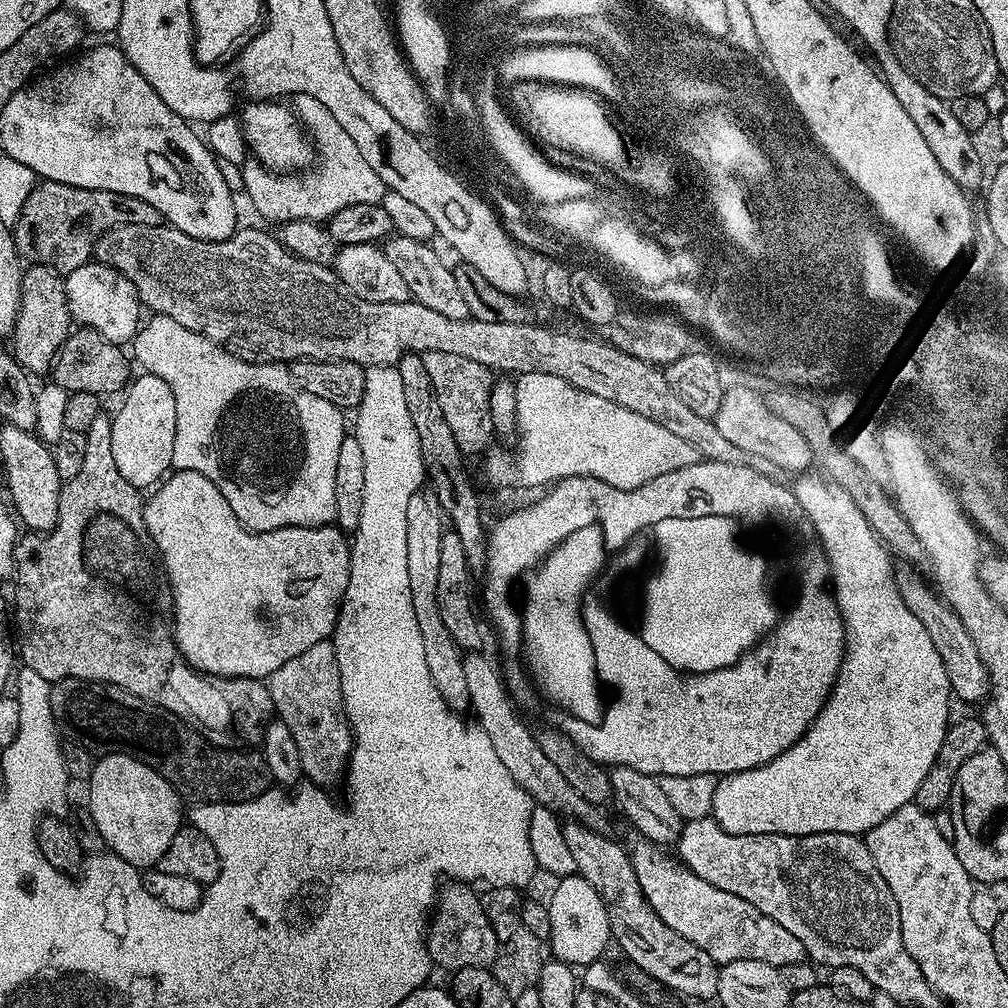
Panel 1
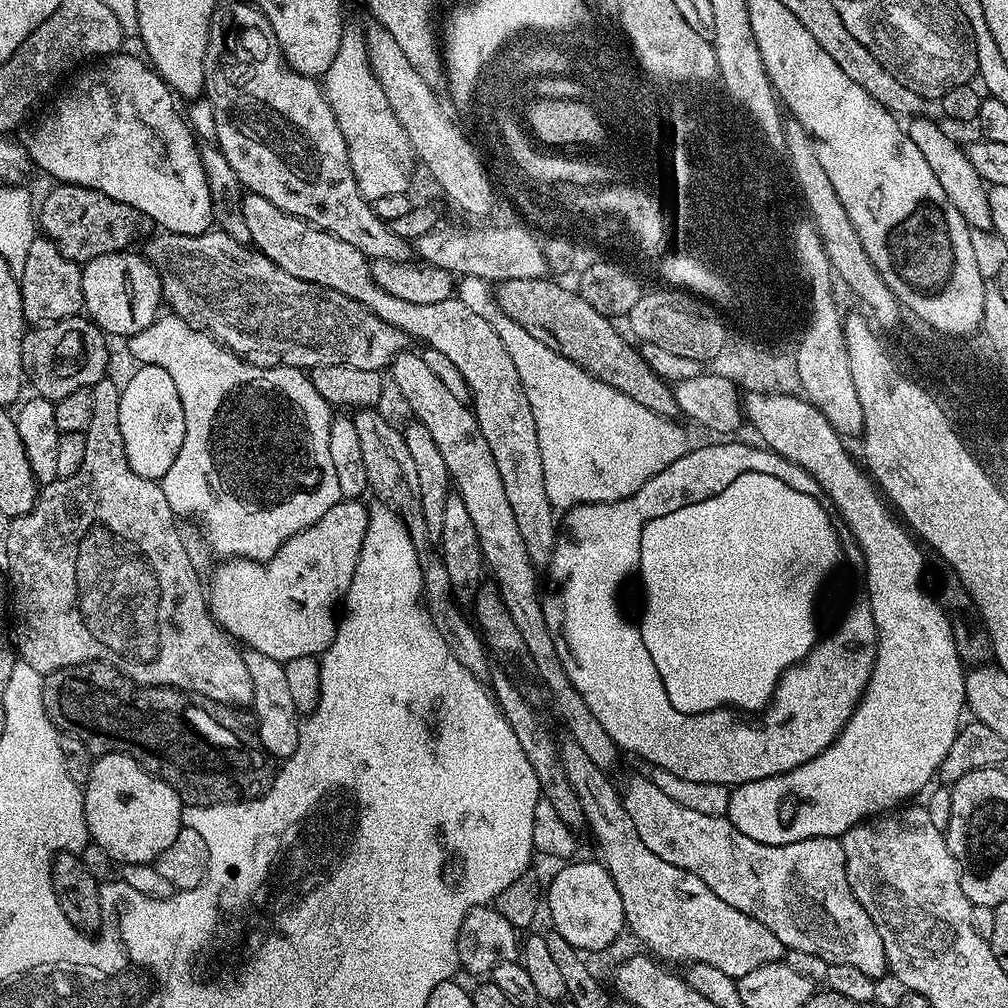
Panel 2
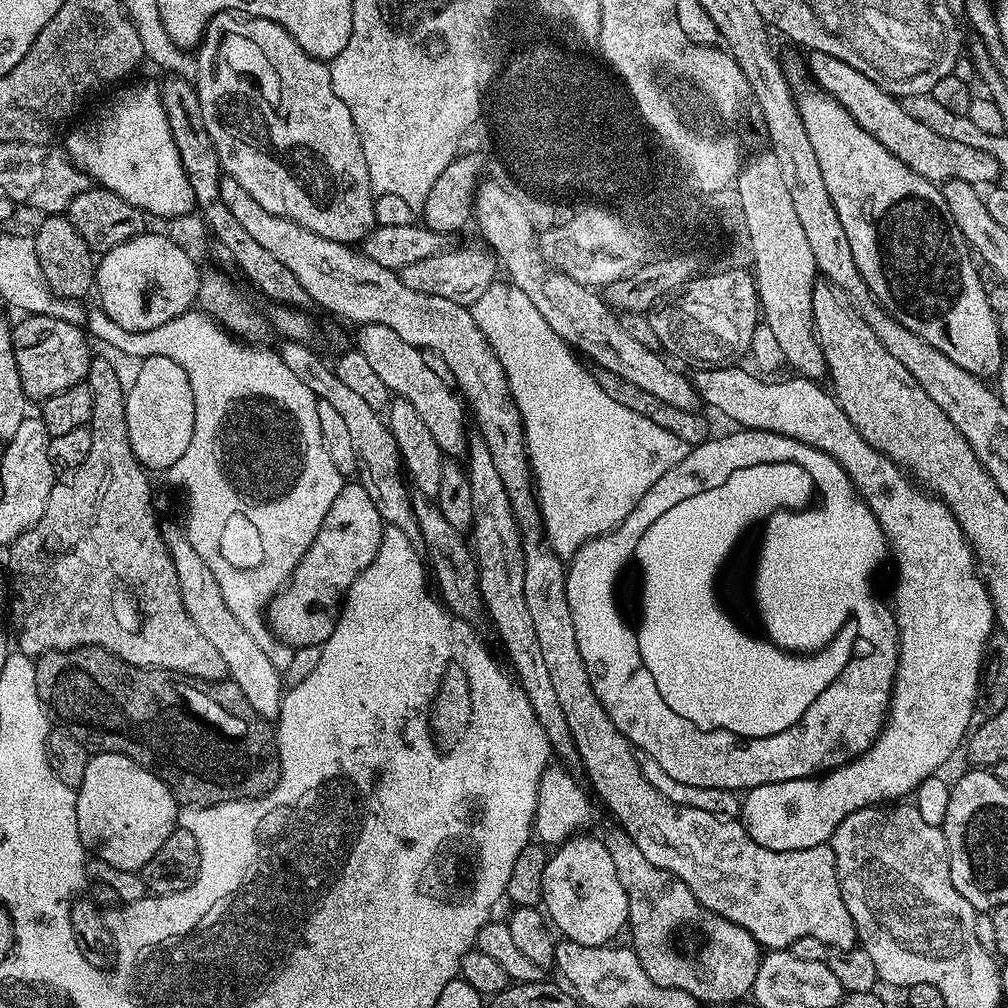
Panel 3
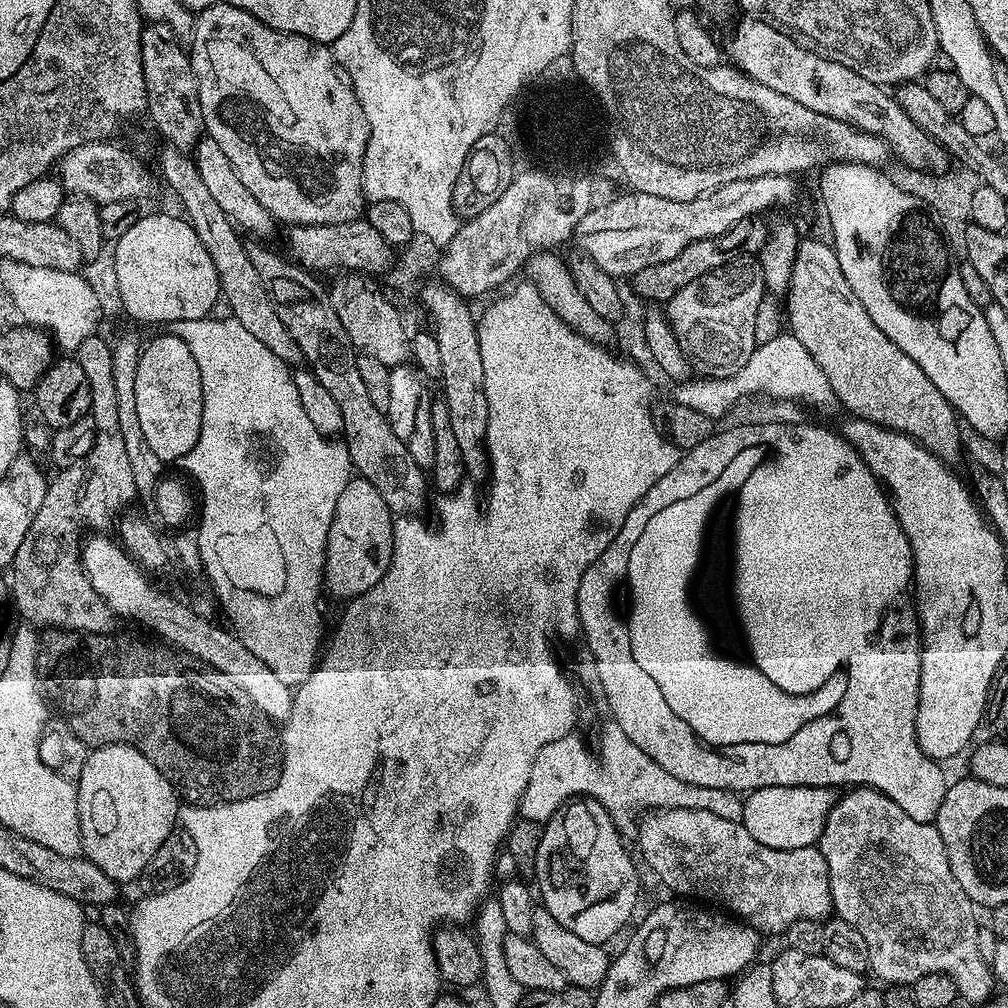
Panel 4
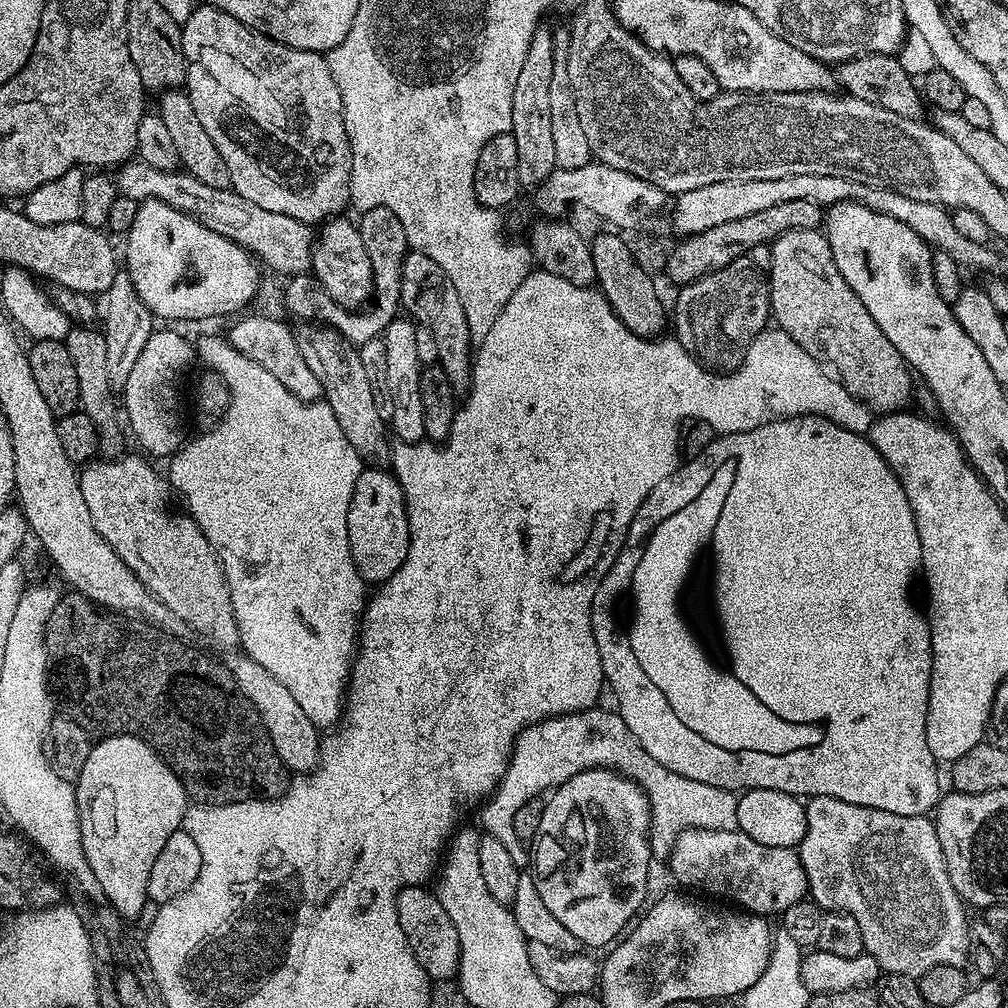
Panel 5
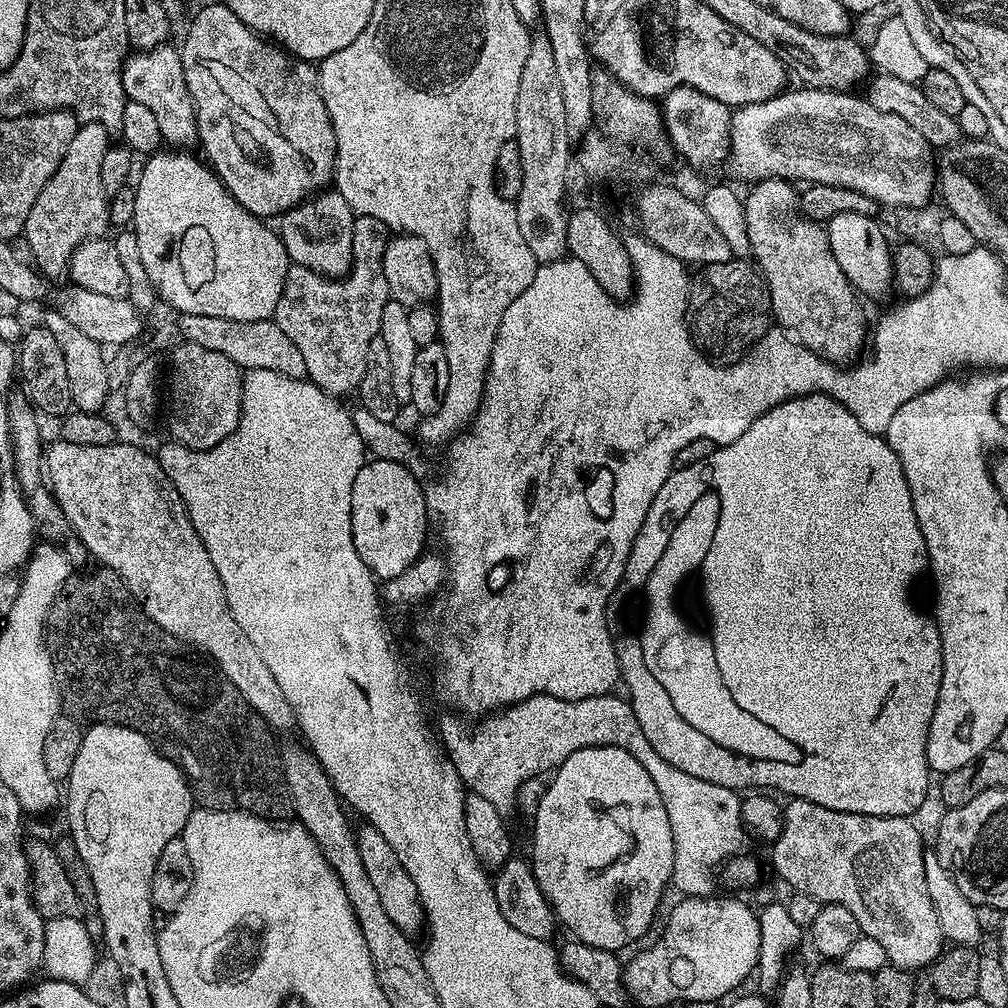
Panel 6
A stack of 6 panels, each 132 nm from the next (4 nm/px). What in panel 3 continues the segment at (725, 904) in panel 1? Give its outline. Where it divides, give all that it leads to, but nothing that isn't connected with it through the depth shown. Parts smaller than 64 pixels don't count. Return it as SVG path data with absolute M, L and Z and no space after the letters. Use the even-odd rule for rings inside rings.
M478 434L469 435L467 460L466 471L470 482L471 503L474 505L470 547L476 558L484 611L487 619L492 619L492 624L500 635L500 644L508 655L507 663L510 668L512 663L511 671L515 679L523 688L526 698L530 698L530 706L534 706L534 714L542 730L546 730L546 738L552 744L553 753L557 757L560 755L565 760L561 760L565 765L575 765L578 757L570 726L566 724L566 714L562 714L558 694L554 694L554 682L550 682L550 674L546 671L546 662L542 659L542 650L538 646L538 634L534 630L533 620L530 619L530 610L526 610L524 537L520 534L514 510L510 506L510 494L506 494L506 486L502 486L502 478L498 475L498 466L494 466L489 447ZM623 830L615 831L606 836L606 843L614 870L618 870L618 882L622 882L622 890L626 890L626 928L629 933L632 931L630 944L650 982L658 982L663 988L686 990L686 994L694 994L704 1006L728 1004L731 1000L747 997L762 959L760 943L752 937L750 930L707 911L698 898L694 898L686 882L670 874L670 870L654 866ZM691 924L697 924L704 931L704 949L696 957L683 956L672 941L672 935L679 928L688 928Z

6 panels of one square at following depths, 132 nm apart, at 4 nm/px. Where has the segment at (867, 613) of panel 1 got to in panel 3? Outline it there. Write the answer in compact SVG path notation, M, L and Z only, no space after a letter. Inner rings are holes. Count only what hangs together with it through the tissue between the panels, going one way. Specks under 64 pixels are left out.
M744 366L697 371L700 372L694 376L697 397L703 402L705 400L714 411L721 412L726 419L733 420L736 423L733 425L741 429L789 436L806 446L830 454L830 458L834 458L834 462L846 470L856 493L863 498L866 506L870 506L874 518L878 518L878 526L882 526L888 540L891 559L896 559L894 611L896 629L900 635L900 653L886 723L876 735L876 740L861 756L849 764L843 764L841 768L832 768L819 776L807 776L805 780L763 784L747 789L740 806L739 819L750 838L758 842L758 846L779 852L806 850L810 846L829 843L842 818L854 814L854 810L884 806L911 797L923 780L937 775L941 771L939 768L959 748L961 751L974 724L972 716L976 712L976 691L980 689L986 649L993 639L992 628L994 632L996 615L988 587L978 575L972 547L954 514L941 500L913 483L908 473L887 454L874 450L874 446L870 446L870 442L866 442L866 438L854 430L854 422L846 418L842 406L827 387L819 388L821 385L817 381L799 374L793 375L793 380L776 381L776 378L761 378L756 374L751 376L740 367Z

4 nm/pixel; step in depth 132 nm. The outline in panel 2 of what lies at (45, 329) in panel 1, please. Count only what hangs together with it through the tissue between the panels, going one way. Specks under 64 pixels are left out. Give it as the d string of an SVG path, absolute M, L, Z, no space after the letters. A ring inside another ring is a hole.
M37 235L30 242L30 254L26 254L26 266L22 266L22 274L18 279L22 310L29 325L53 324L55 320L81 315L84 307L81 265L62 255L56 243L47 236Z

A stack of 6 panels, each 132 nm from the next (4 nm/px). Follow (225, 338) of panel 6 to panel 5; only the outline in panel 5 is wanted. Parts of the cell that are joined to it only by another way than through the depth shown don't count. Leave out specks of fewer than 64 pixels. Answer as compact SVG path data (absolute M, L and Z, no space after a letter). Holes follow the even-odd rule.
M248 316L241 318L232 329L226 333L228 343L232 344L234 350L246 354L250 362L258 362L262 370L274 374L294 398L298 398L307 404L317 403L323 397L324 391L318 382L317 376L306 366L306 358L302 358L302 352L298 350L298 344L293 329L287 328L280 320L272 316Z

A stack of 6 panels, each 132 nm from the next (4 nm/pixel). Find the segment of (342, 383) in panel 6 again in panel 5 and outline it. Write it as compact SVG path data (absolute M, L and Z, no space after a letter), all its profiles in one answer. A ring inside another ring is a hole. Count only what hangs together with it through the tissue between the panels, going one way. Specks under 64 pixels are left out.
M375 208L374 210L363 213L359 219L358 227L362 234L362 242L366 246L366 254L370 254L370 262L372 263L372 298L367 307L355 312L338 306L330 298L330 294L326 294L324 289L308 274L291 277L285 283L288 285L284 288L284 304L288 307L290 315L297 316L300 322L315 322L317 325L332 328L336 332L339 332L349 343L357 346L377 339L383 333L384 327L390 321L397 319L398 313L402 308L400 303L400 295L402 294L402 262L410 251L406 242L406 230L402 226L402 222L398 222L398 218L390 210Z

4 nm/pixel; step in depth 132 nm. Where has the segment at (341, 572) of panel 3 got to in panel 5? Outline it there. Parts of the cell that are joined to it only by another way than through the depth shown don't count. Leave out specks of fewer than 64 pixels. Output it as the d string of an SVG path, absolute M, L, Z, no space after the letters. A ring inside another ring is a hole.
M368 466L361 471L354 486L346 526L352 561L365 582L383 582L406 562L408 553L408 511L402 486L391 471L380 466Z

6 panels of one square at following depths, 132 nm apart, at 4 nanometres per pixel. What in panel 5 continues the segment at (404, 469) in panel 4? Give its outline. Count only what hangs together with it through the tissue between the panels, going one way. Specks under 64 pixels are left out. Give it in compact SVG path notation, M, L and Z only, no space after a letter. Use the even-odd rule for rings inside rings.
M300 326L294 335L302 358L306 358L306 366L310 366L322 386L323 403L334 410L334 418L338 418L338 426L342 426L346 442L354 446L365 465L387 465L390 460L390 432L386 421L378 414L378 406L374 406L374 393L370 390L357 345L349 343L339 332L327 326Z

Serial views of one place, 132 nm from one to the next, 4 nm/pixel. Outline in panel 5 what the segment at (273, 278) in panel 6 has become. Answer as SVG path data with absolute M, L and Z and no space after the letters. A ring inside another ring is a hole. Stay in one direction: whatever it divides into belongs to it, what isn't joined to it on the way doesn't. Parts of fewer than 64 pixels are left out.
M145 200L136 209L136 217L134 218L134 226L130 226L130 230L126 233L128 245L125 246L124 252L122 248L122 260L126 265L126 271L130 282L134 286L134 290L138 294L138 298L142 298L142 302L147 306L153 317L164 319L164 322L171 322L178 319L202 319L210 318L211 315L226 315L231 312L243 313L244 307L251 302L256 296L256 291L260 288L260 272L262 268L259 263L247 252L242 246L238 246L234 242L230 242L230 238L222 238L220 234L214 234L214 230L206 230L206 226L202 226L194 219L193 216L182 214L178 210L174 210L174 206L166 206L166 202L161 200Z

